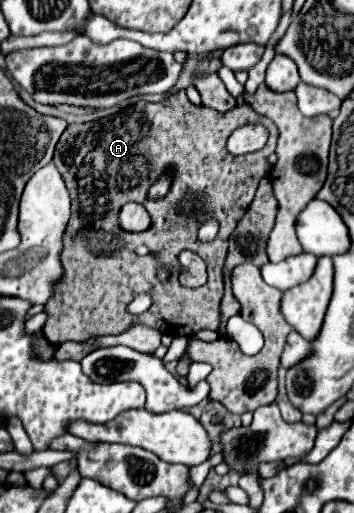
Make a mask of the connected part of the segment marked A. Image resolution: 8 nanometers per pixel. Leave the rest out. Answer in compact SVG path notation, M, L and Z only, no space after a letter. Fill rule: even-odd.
M178 91L160 103L138 101L110 117L102 117L90 123L68 125L68 129L62 133L56 145L54 159L52 159L52 163L62 173L64 183L70 191L72 217L68 221L68 229L64 231L64 249L62 249L64 279L60 279L54 285L54 293L44 305L44 313L48 315L48 319L42 327L42 333L44 337L48 337L48 341L52 341L54 345L62 345L66 341L82 343L100 335L118 335L134 323L150 325L162 333L166 331L172 337L176 335L190 337L192 333L200 329L218 331L222 323L222 313L220 313L220 299L224 293L222 267L224 267L224 259L228 251L228 237L236 229L236 223L244 217L248 205L252 203L258 181L268 175L270 163L266 161L266 157L274 153L276 139L278 139L276 125L264 117L264 125L270 131L270 137L264 149L238 155L238 157L230 155L226 151L226 139L230 137L234 129L246 125L248 121L250 123L262 121L262 117L254 113L248 105L240 105L226 113L218 113L204 105L200 107L192 105L186 93ZM164 169L176 169L172 189L160 201L152 201L148 199L148 189L156 179L160 179L160 173ZM128 201L142 203L148 209L152 217L152 227L146 233L126 233L118 227L118 211ZM208 217L216 217L220 221L220 233L212 243L200 243L196 237L196 231L198 231L198 225ZM138 245L146 245L152 253L158 253L158 257L152 257L152 253L146 257L138 257L134 253ZM182 249L190 249L204 259L204 263L208 265L208 285L190 289L178 283L176 265L178 265L178 253ZM160 267L170 267L170 275L166 283L158 279ZM140 293L150 293L154 299L154 305L142 315L130 315L126 311L126 305Z

